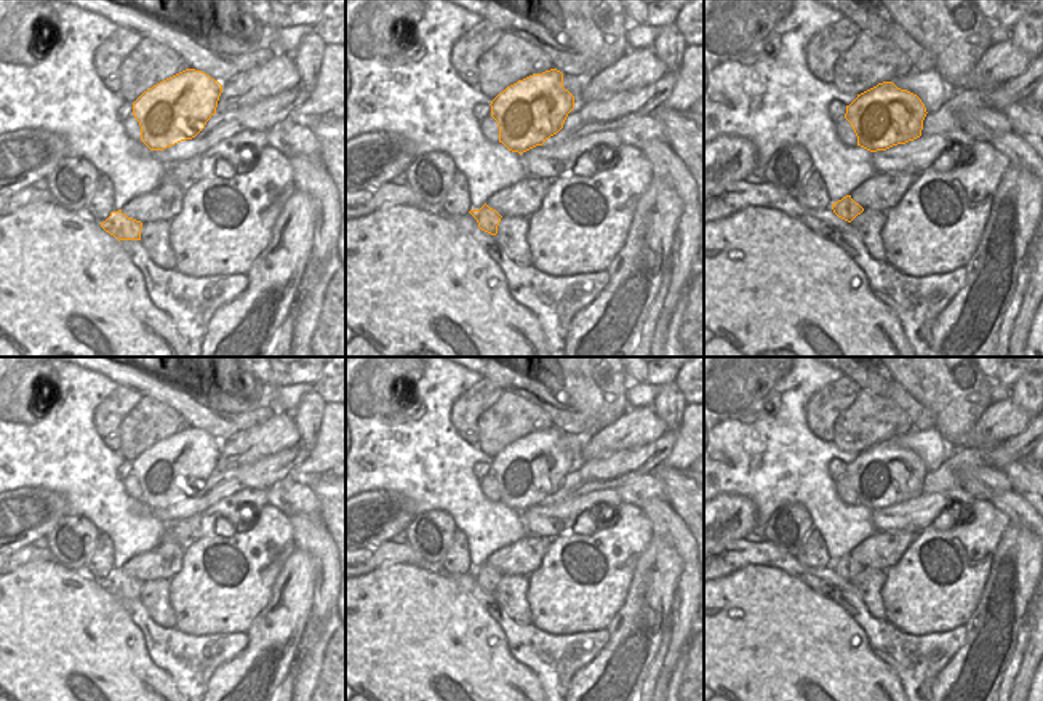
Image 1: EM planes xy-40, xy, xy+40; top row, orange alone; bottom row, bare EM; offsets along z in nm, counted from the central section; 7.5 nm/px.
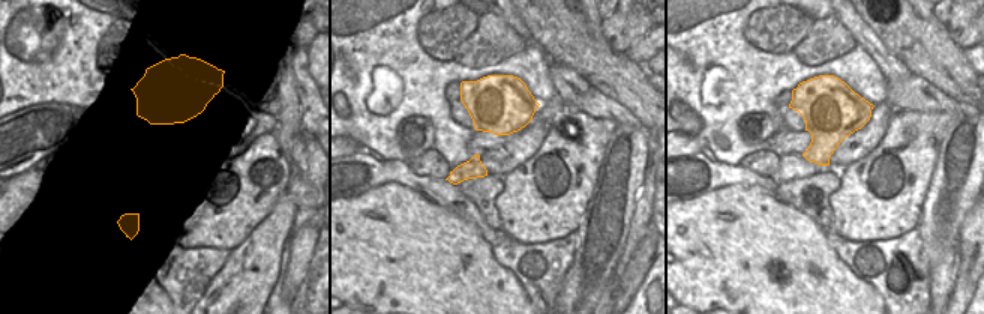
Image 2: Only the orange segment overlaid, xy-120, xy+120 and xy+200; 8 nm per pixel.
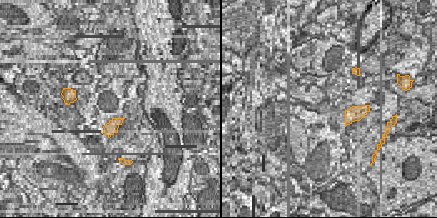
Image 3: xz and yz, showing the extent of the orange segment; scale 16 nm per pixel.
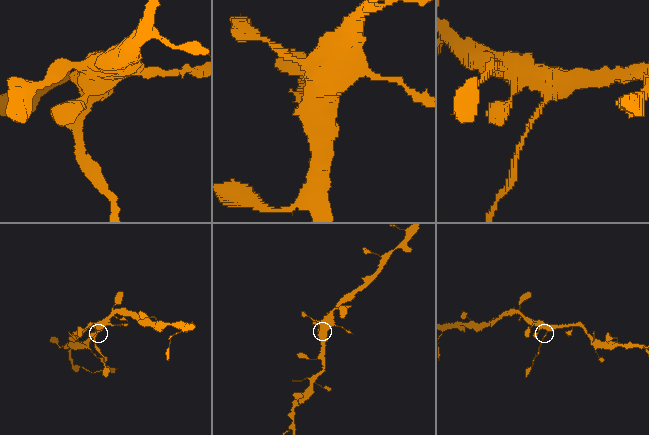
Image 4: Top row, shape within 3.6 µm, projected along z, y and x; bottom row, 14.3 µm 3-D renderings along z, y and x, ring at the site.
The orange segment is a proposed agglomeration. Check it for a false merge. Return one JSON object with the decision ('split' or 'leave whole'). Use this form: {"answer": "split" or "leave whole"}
{"answer": "split"}

